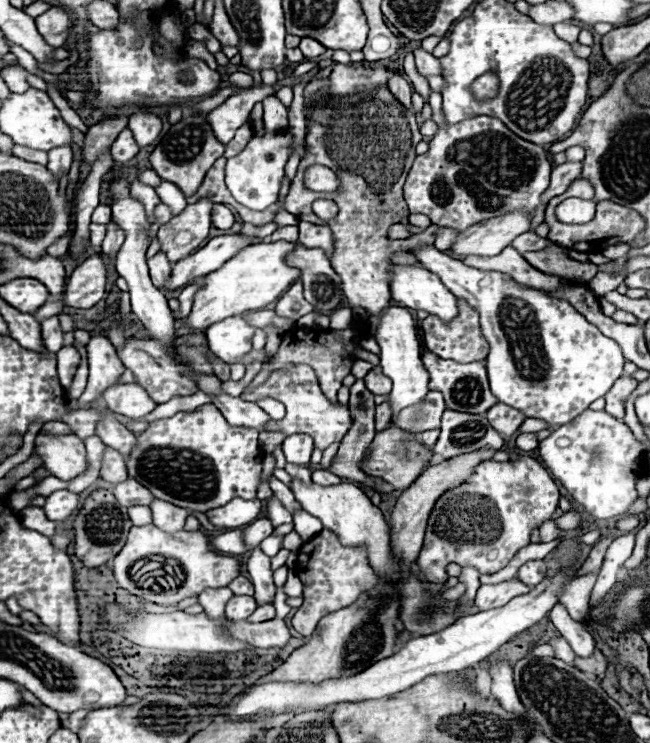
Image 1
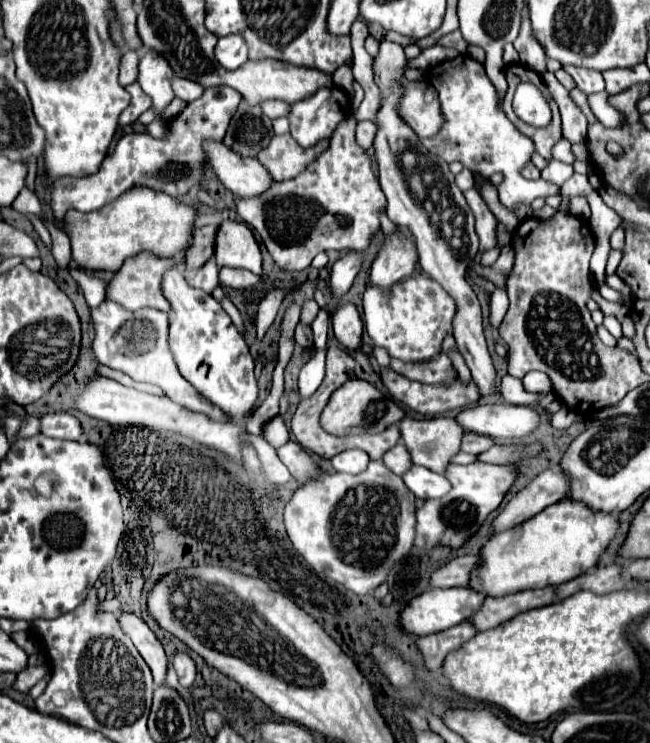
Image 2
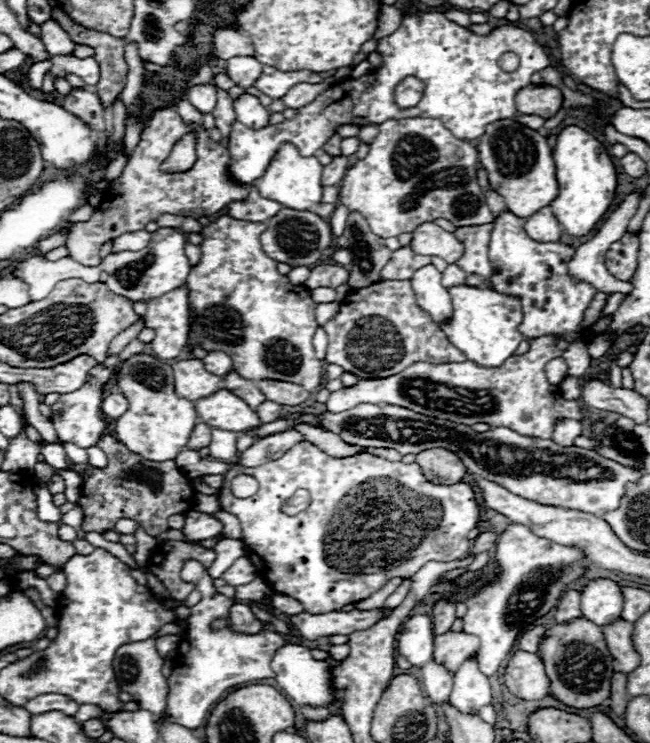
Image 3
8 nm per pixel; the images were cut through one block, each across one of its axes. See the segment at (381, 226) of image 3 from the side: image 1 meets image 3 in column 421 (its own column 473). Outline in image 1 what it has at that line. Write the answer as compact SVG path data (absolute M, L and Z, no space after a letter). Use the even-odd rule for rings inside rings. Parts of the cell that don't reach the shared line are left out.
M438 92L430 94L430 106L432 106L432 120L438 124L438 132L430 142L430 150L424 156L416 156L414 166L408 172L404 184L404 198L408 202L408 210L412 214L426 214L432 220L432 224L456 228L458 232L464 232L466 228L482 220L500 216L502 212L512 212L522 208L534 212L536 206L540 204L542 192L550 184L552 164L546 158L546 150L538 144L528 144L526 140L518 138L498 118L476 116L456 124L446 124L442 112L442 98Z

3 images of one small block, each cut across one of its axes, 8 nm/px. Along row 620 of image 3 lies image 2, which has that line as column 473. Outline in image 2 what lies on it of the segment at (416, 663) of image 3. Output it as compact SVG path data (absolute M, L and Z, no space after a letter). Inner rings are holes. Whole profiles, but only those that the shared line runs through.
M476 404L460 410L454 418L466 432L492 438L520 438L536 430L540 416L528 406L514 404Z

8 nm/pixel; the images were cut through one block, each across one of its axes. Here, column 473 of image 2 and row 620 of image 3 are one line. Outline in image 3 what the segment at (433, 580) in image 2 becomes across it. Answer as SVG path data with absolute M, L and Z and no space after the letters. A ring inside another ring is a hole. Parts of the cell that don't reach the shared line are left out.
M570 590L562 596L558 608L556 608L556 624L564 624L564 622L570 622L570 620L576 620L582 616L582 610L580 610L580 592L576 590Z

